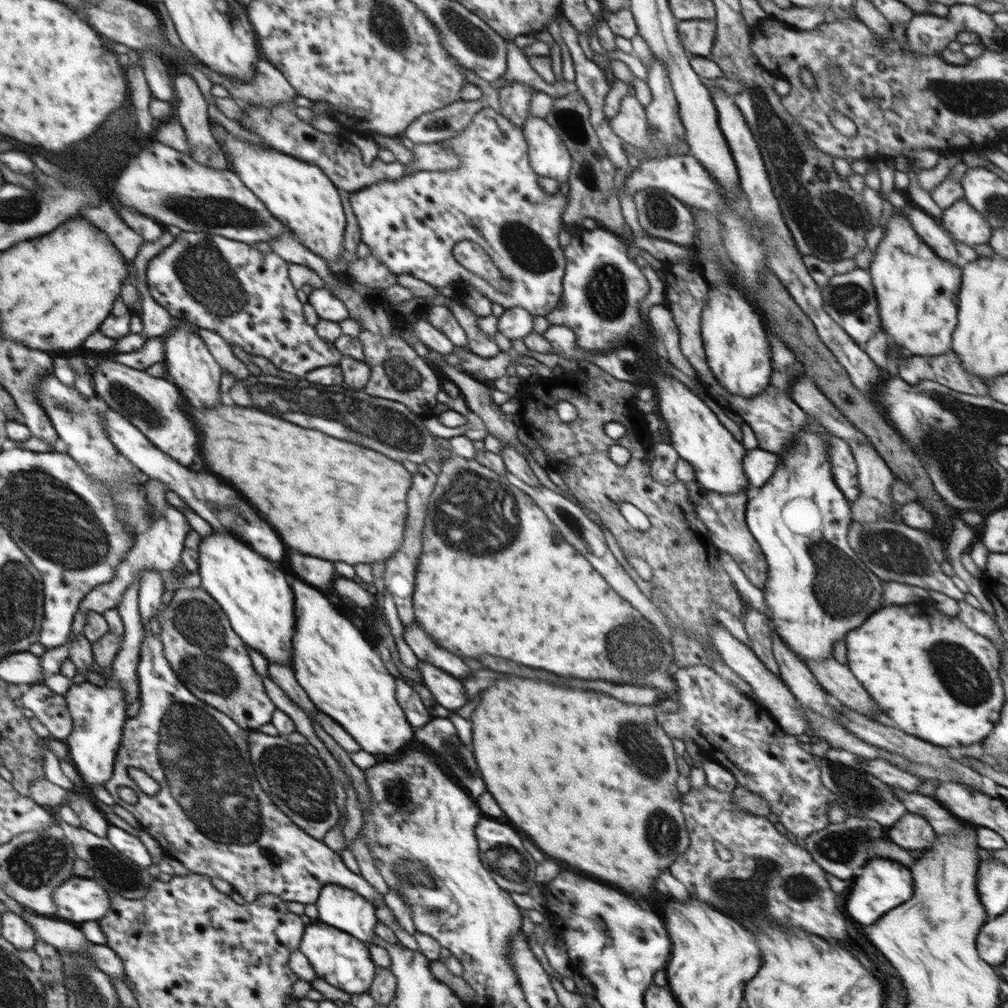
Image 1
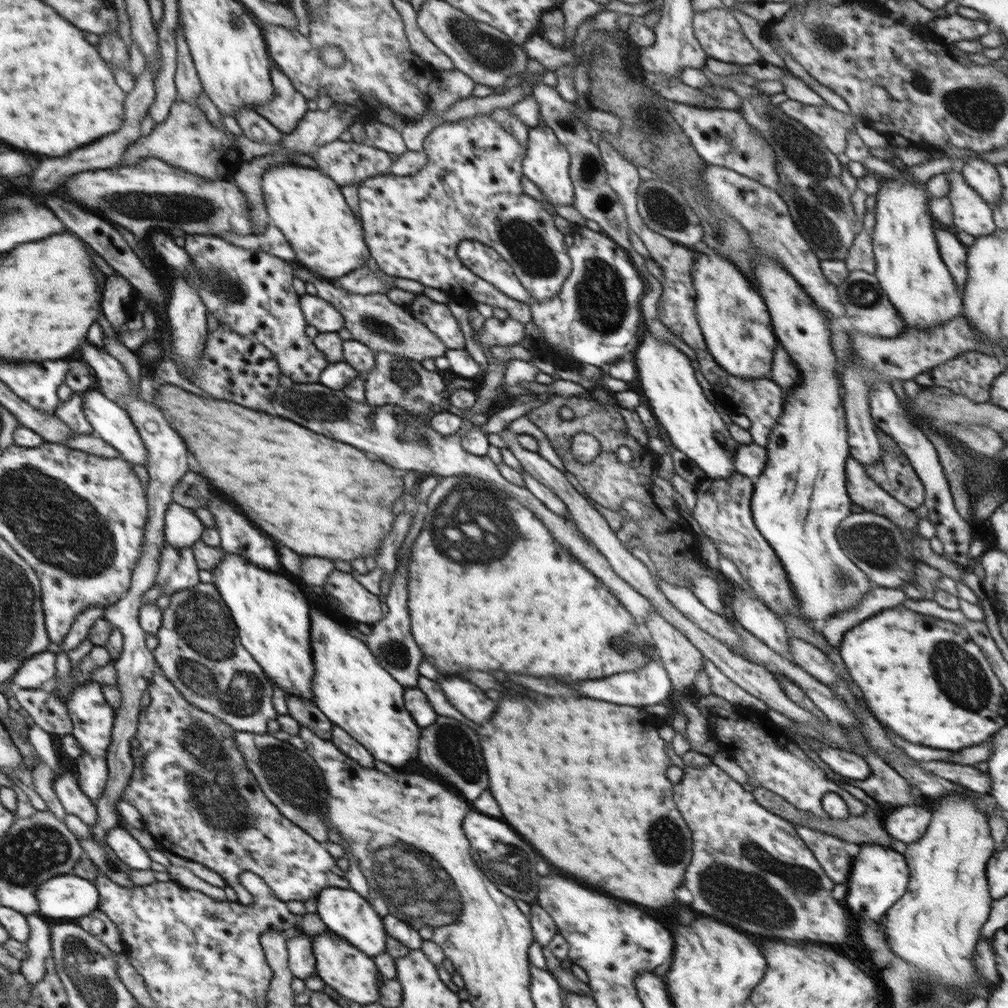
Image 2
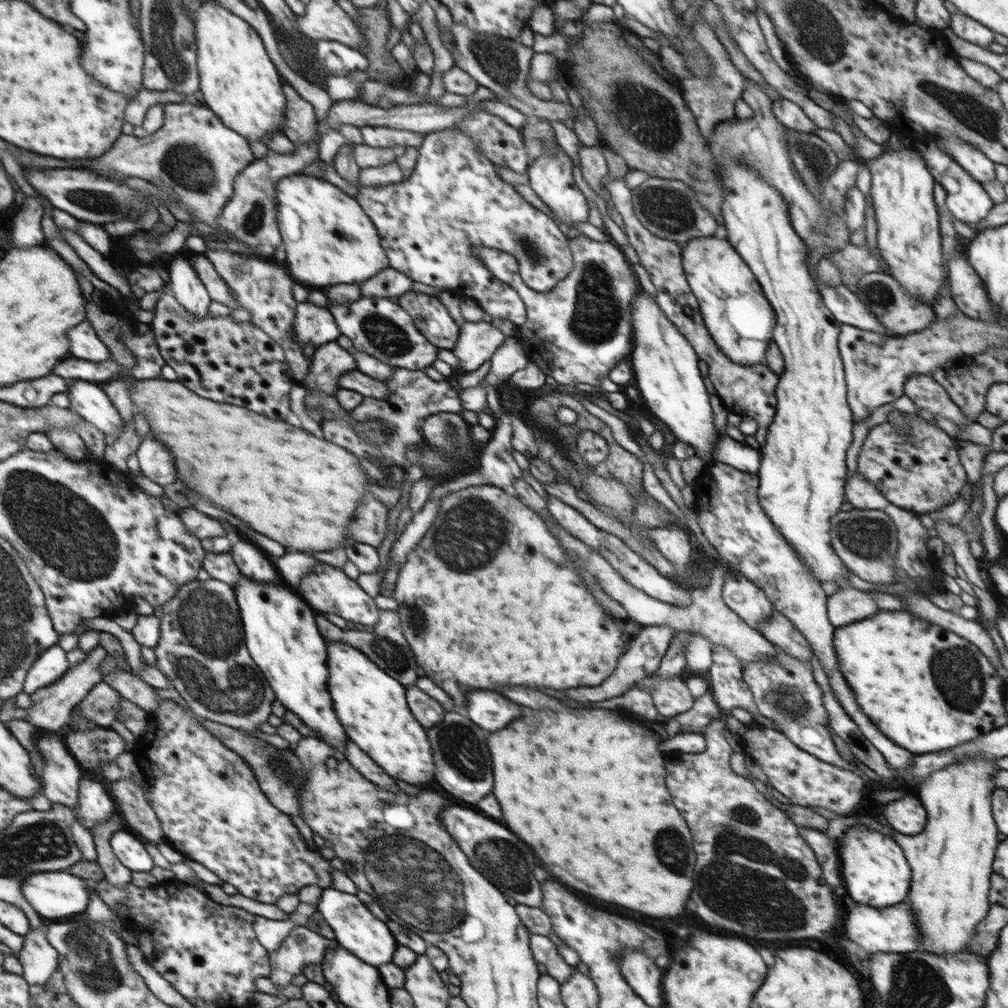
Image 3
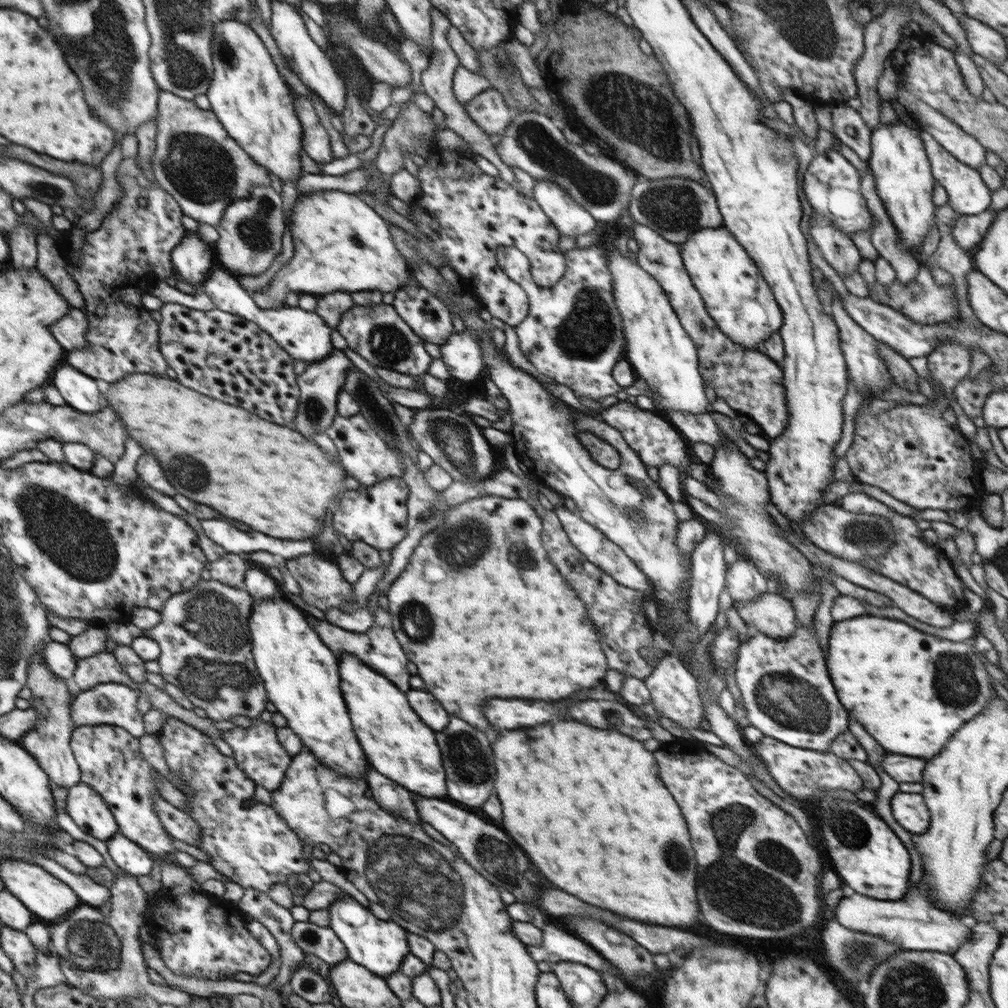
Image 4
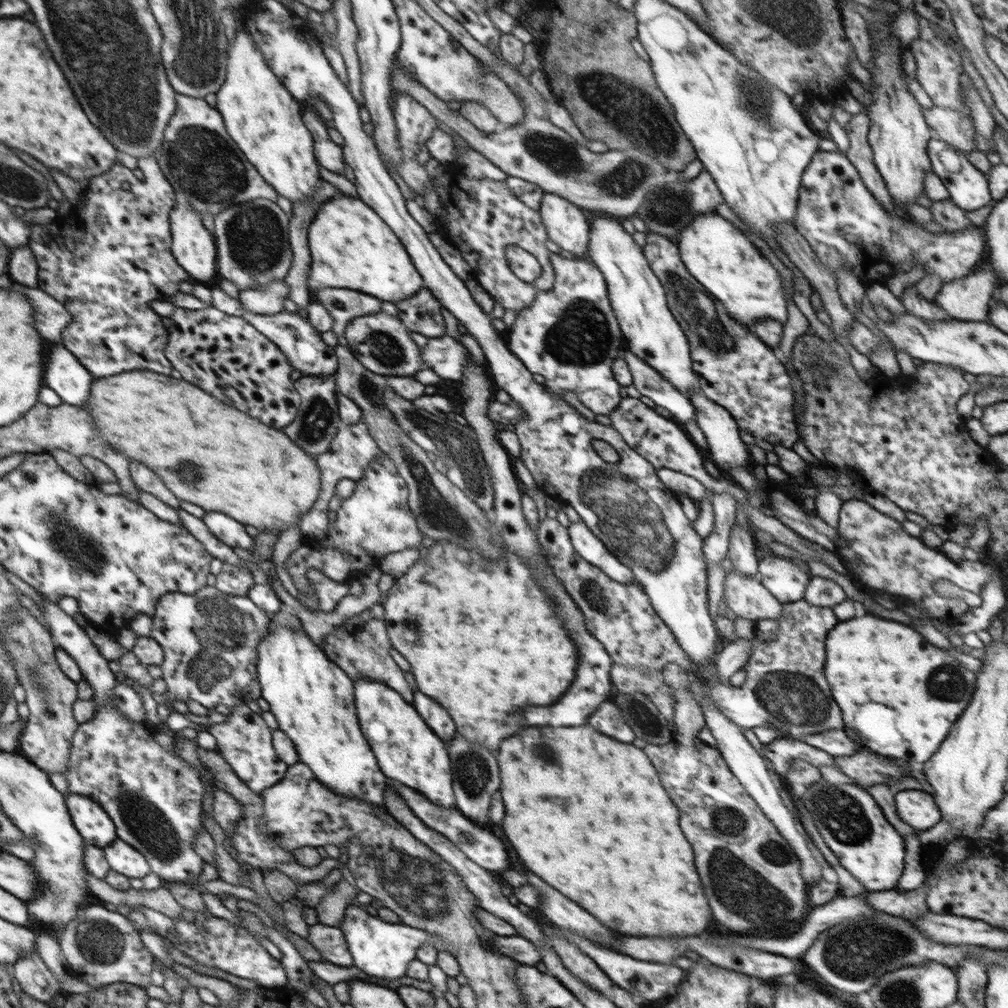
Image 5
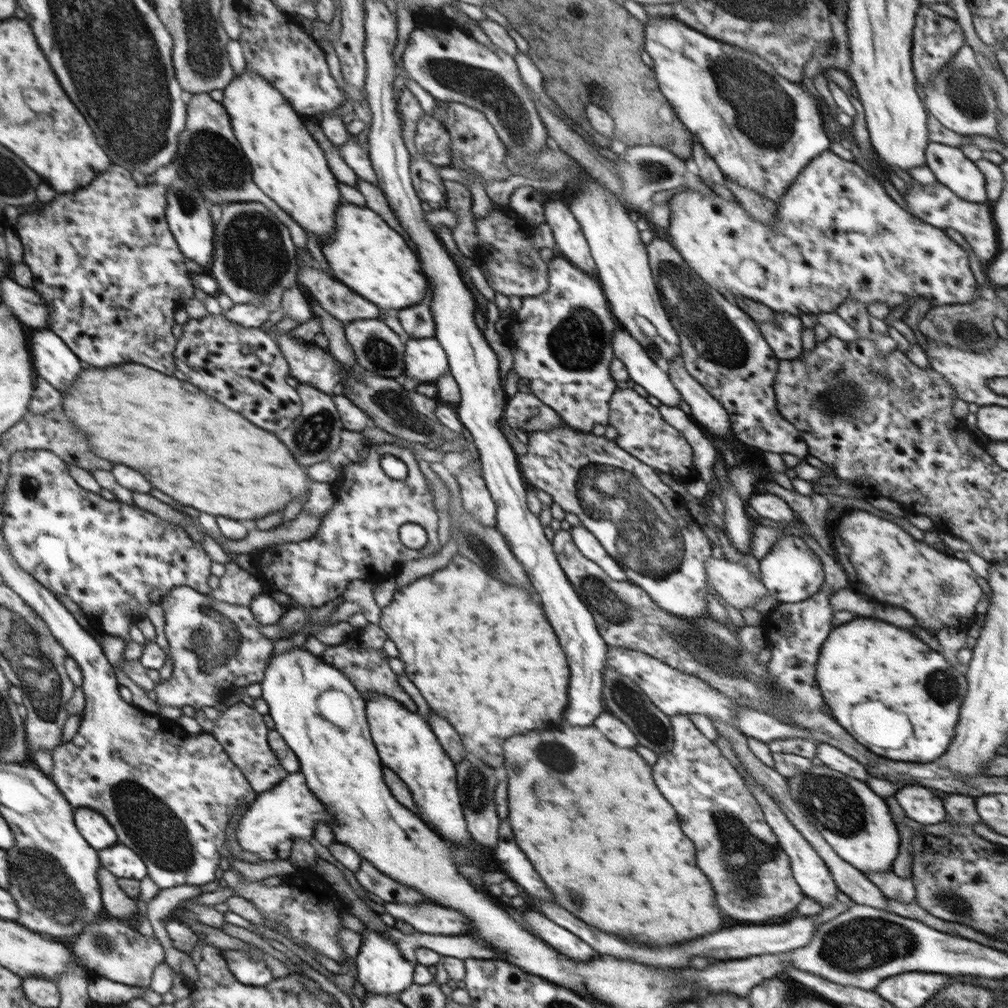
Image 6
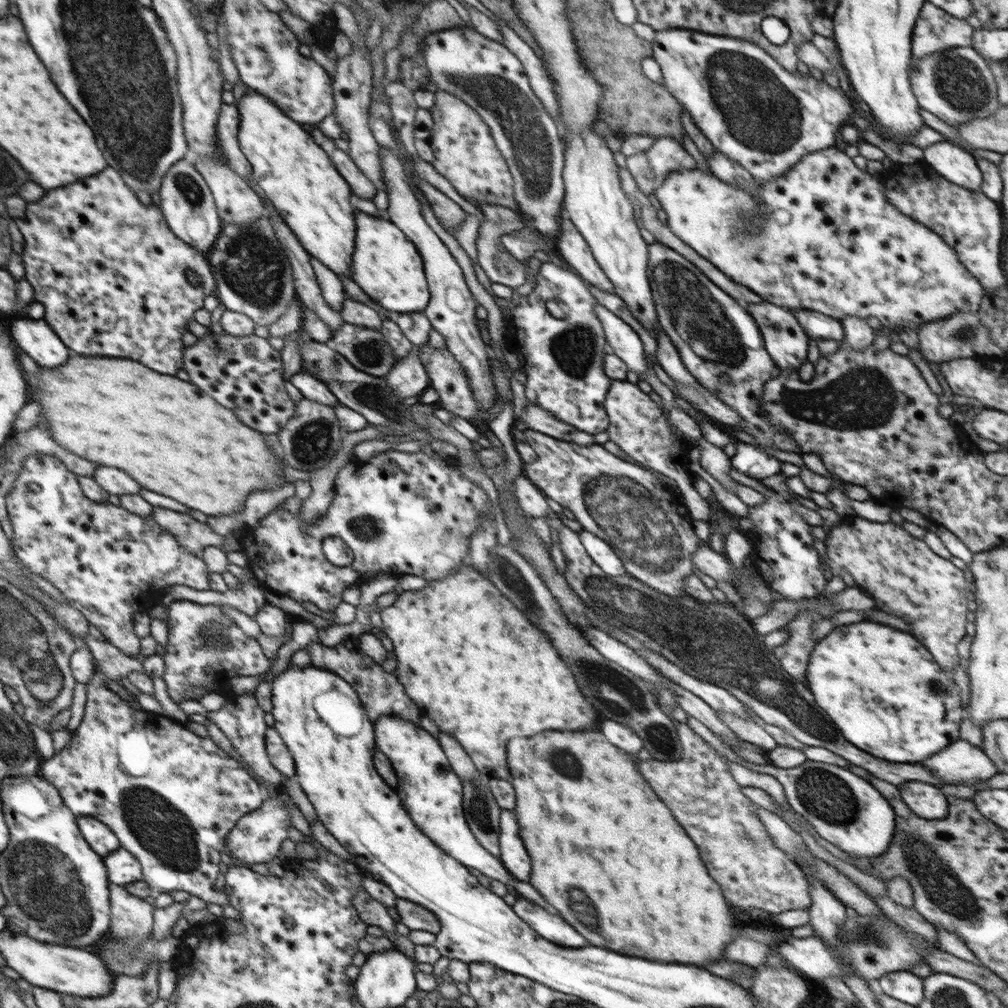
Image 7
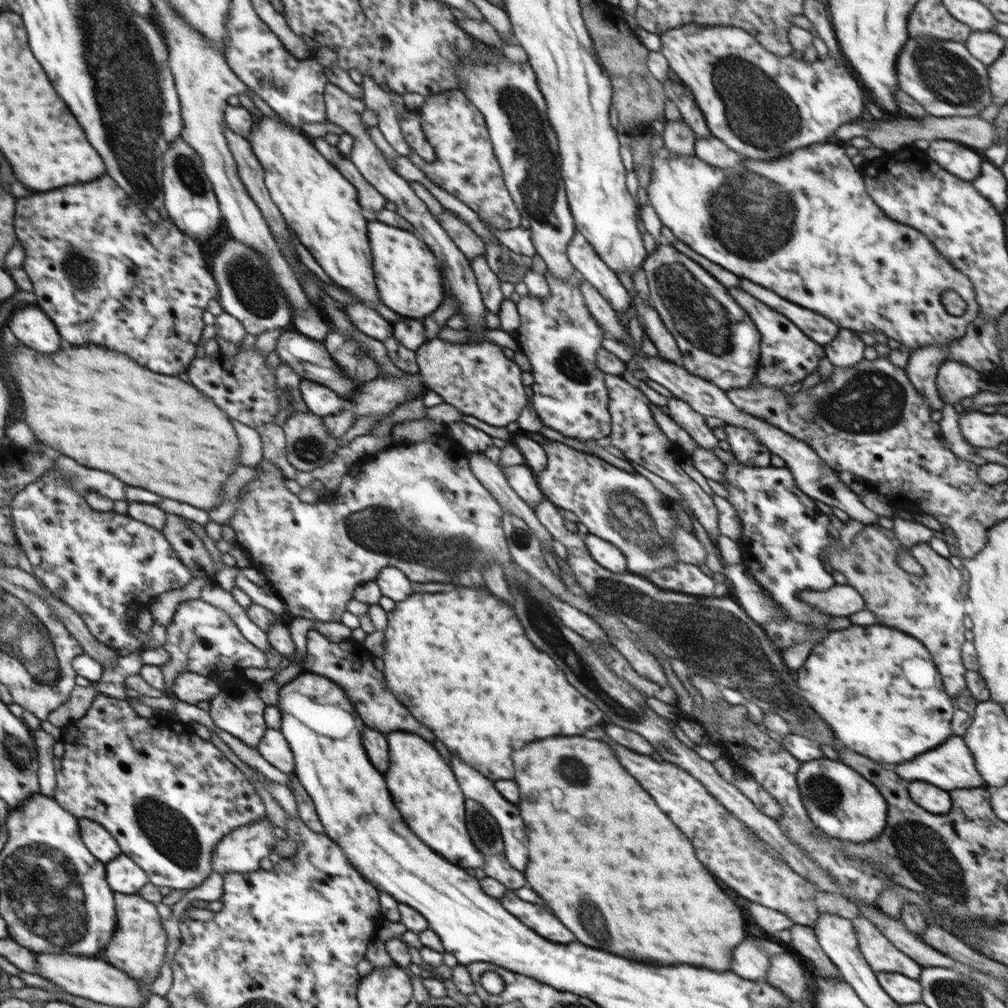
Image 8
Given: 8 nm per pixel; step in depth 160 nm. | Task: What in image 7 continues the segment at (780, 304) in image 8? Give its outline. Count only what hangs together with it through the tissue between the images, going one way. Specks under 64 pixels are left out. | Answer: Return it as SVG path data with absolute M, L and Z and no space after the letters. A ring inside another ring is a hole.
M786 308L793 314L810 339L814 340L836 340L840 342L844 338L841 321L831 316L822 314L815 310L792 310Z

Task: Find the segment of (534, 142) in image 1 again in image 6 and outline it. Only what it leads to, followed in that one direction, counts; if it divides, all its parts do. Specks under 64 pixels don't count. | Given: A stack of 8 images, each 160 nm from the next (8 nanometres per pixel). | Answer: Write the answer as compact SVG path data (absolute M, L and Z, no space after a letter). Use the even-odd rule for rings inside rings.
M547 199L544 204L545 223L550 226L555 240L555 246L560 247L560 252L568 259L574 266L580 270L597 276L597 268L590 253L587 241L583 235L579 222L575 219L569 206L562 203L562 201Z

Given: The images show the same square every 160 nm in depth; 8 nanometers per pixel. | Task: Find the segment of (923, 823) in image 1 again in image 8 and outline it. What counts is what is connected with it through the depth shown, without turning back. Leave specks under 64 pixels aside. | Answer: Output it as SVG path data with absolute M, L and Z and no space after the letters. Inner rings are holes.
M910 782L908 792L910 798L929 813L946 814L951 809L953 794L928 782Z

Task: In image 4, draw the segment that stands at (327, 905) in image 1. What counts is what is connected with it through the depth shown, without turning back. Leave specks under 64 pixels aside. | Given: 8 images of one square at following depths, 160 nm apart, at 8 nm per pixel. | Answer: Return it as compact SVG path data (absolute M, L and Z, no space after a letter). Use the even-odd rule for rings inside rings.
M343 894L329 906L330 923L328 927L334 930L338 939L346 948L348 959L378 976L386 977L400 969L402 961L410 955L407 931L393 921L379 920L371 913L369 908L364 907L348 894Z

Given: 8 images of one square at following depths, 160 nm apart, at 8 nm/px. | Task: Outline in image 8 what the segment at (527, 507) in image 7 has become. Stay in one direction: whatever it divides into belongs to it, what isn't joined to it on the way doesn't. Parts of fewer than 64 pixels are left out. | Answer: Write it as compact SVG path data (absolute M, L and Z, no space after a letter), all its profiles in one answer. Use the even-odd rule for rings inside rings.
M527 465L506 466L502 470L509 486L531 510L535 510L538 504L544 502L545 496L538 487L535 473Z

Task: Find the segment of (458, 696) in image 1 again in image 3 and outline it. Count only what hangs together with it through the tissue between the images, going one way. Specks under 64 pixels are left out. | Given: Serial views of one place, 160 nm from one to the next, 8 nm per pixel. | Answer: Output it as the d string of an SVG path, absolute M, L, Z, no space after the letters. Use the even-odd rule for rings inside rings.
M476 690L468 694L468 716L484 730L496 732L500 728L506 728L520 714L522 706L516 706L516 702L504 698L498 692Z

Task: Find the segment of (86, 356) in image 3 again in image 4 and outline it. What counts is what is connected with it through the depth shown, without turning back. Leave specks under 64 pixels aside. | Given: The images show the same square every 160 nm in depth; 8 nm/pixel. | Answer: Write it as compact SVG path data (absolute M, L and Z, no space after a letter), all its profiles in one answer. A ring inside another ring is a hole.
M78 305L68 312L56 322L56 326L52 326L52 330L56 330L56 338L64 342L66 350L71 351L74 348L82 350L87 345L86 332L90 320Z

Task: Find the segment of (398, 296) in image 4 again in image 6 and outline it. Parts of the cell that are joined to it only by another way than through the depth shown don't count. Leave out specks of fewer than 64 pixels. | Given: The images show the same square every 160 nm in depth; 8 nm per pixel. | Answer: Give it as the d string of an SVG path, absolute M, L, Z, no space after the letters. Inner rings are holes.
M420 302L398 311L398 320L412 339L432 338L435 322L427 303Z

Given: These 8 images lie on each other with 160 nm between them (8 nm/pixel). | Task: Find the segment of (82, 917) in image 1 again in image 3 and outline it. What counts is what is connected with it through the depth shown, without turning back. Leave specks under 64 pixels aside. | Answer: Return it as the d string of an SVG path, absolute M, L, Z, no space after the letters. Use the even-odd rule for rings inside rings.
M66 871L29 874L22 891L32 908L44 918L82 916L91 896L87 879Z

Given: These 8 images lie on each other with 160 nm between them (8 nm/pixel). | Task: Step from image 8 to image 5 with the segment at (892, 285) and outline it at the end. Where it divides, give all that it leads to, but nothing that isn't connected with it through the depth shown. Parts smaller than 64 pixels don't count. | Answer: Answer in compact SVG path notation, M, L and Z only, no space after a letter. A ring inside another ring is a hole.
M822 151L816 152L811 158L811 163L802 174L802 182L799 190L796 216L794 219L795 229L805 238L812 251L819 261L836 278L837 270L849 270L855 274L863 284L869 282L880 282L886 284L886 281L898 273L910 271L916 262L924 265L925 274L935 274L944 282L952 282L968 276L969 273L979 268L982 252L984 252L984 243L986 240L984 226L977 226L972 230L958 230L931 233L912 218L906 217L902 212L889 213L884 205L876 200L876 197L866 188L856 167L848 160L845 152ZM717 212L697 214L675 242L688 272L726 306L734 321L748 328L760 319L785 322L787 294L778 270L733 223ZM874 262L886 266L882 274L886 276L870 276L866 273L867 267Z

